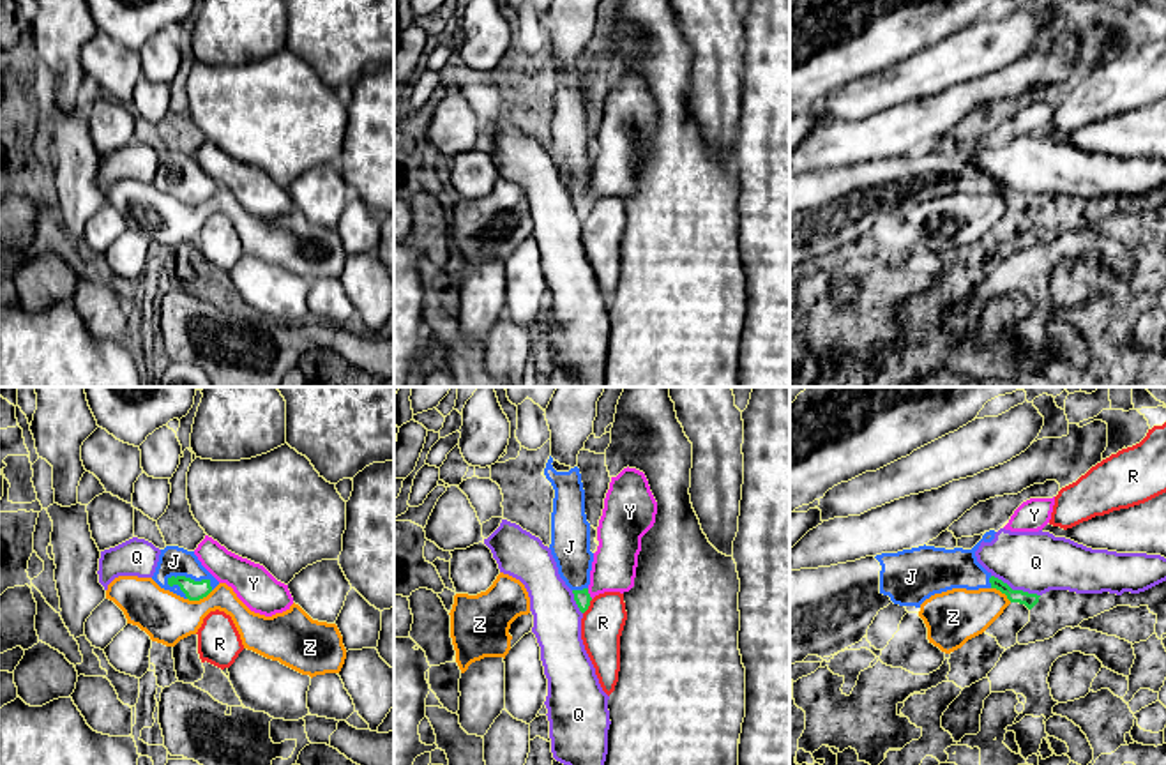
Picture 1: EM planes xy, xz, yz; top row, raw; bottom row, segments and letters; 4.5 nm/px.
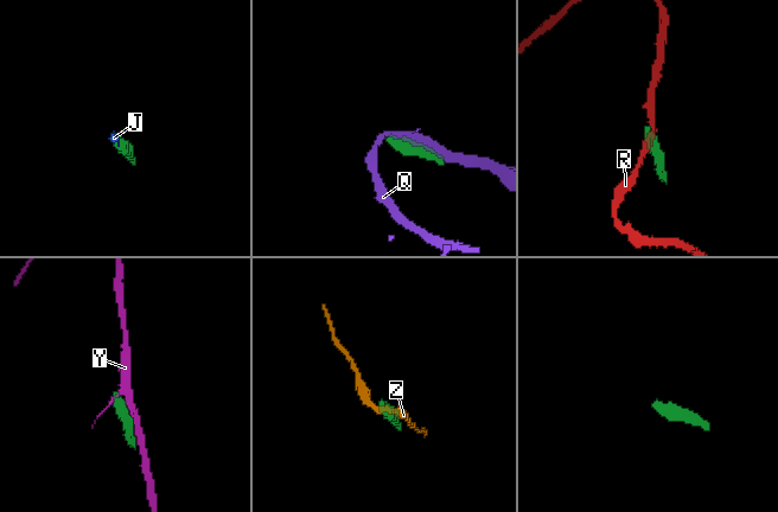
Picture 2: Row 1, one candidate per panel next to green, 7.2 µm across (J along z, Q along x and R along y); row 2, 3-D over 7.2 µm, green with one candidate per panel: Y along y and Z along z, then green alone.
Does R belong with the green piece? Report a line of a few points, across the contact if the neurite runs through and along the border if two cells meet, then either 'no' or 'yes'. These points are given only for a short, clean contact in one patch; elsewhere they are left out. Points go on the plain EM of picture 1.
no

